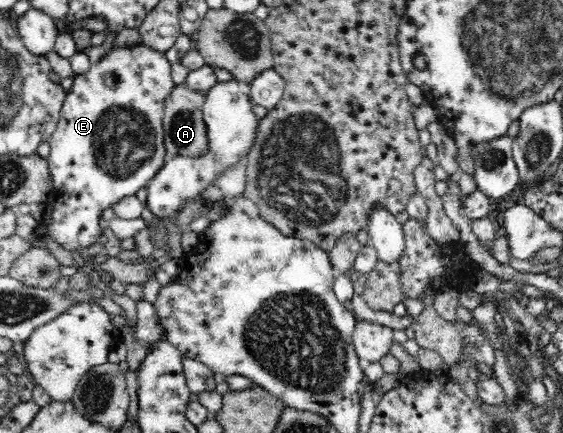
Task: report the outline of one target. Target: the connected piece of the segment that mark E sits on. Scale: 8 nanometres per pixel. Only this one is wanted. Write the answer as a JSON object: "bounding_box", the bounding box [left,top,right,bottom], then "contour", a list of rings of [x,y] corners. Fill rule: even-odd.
{"bounding_box":[37,43,176,251],"contour":[[[137,43],[125,48],[111,48],[109,53],[106,53],[101,58],[101,61],[92,64],[91,69],[89,69],[87,73],[73,76],[71,88],[66,91],[63,105],[61,105],[61,113],[59,121],[57,122],[57,127],[55,128],[53,135],[48,139],[50,153],[47,157],[47,162],[49,163],[49,172],[53,177],[53,192],[49,195],[48,203],[53,208],[53,215],[51,215],[51,224],[53,225],[51,225],[49,229],[45,226],[39,226],[37,230],[38,233],[41,235],[46,233],[47,236],[57,240],[65,249],[70,251],[79,249],[79,247],[89,247],[89,245],[93,245],[93,243],[101,236],[98,220],[102,217],[103,210],[107,209],[107,207],[111,207],[111,204],[117,203],[117,201],[120,201],[123,197],[135,196],[140,189],[148,186],[149,181],[157,176],[157,172],[161,171],[163,165],[165,165],[165,162],[167,161],[162,119],[167,96],[176,86],[173,80],[171,80],[171,64],[172,63],[165,58],[163,52]],[[108,78],[111,79],[111,85],[107,84],[106,79]]]}

